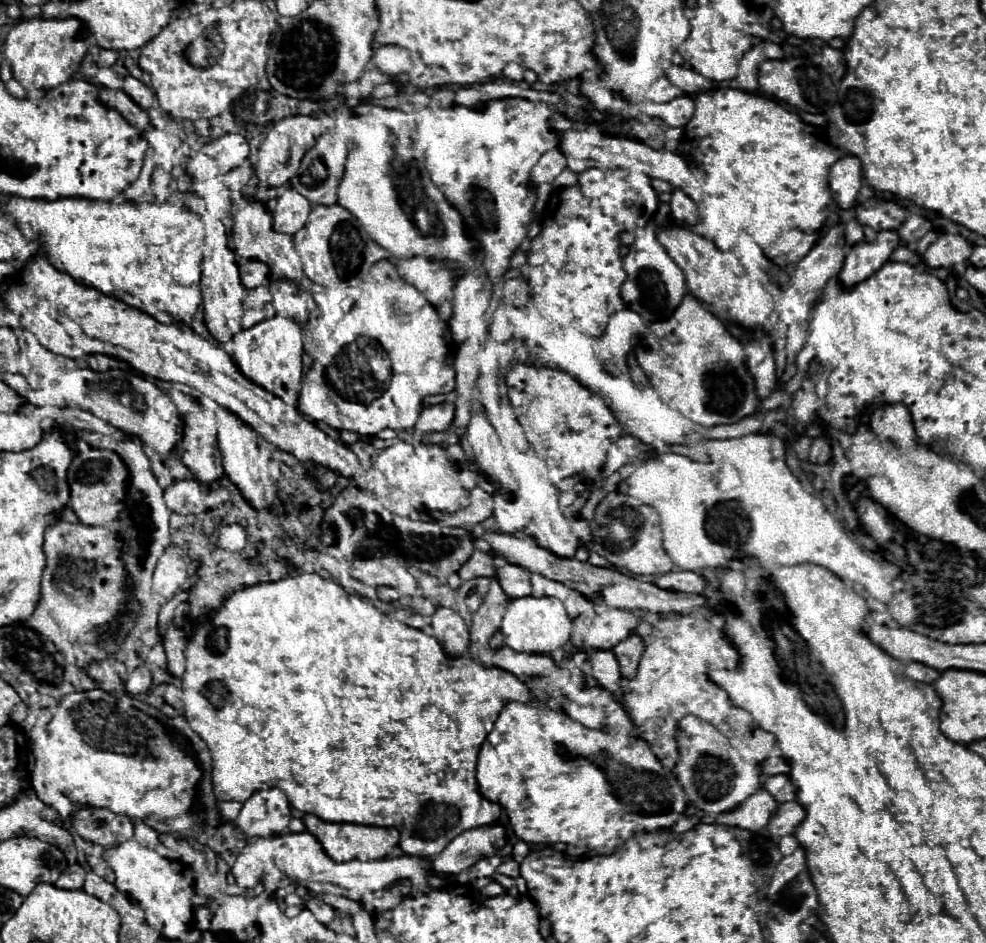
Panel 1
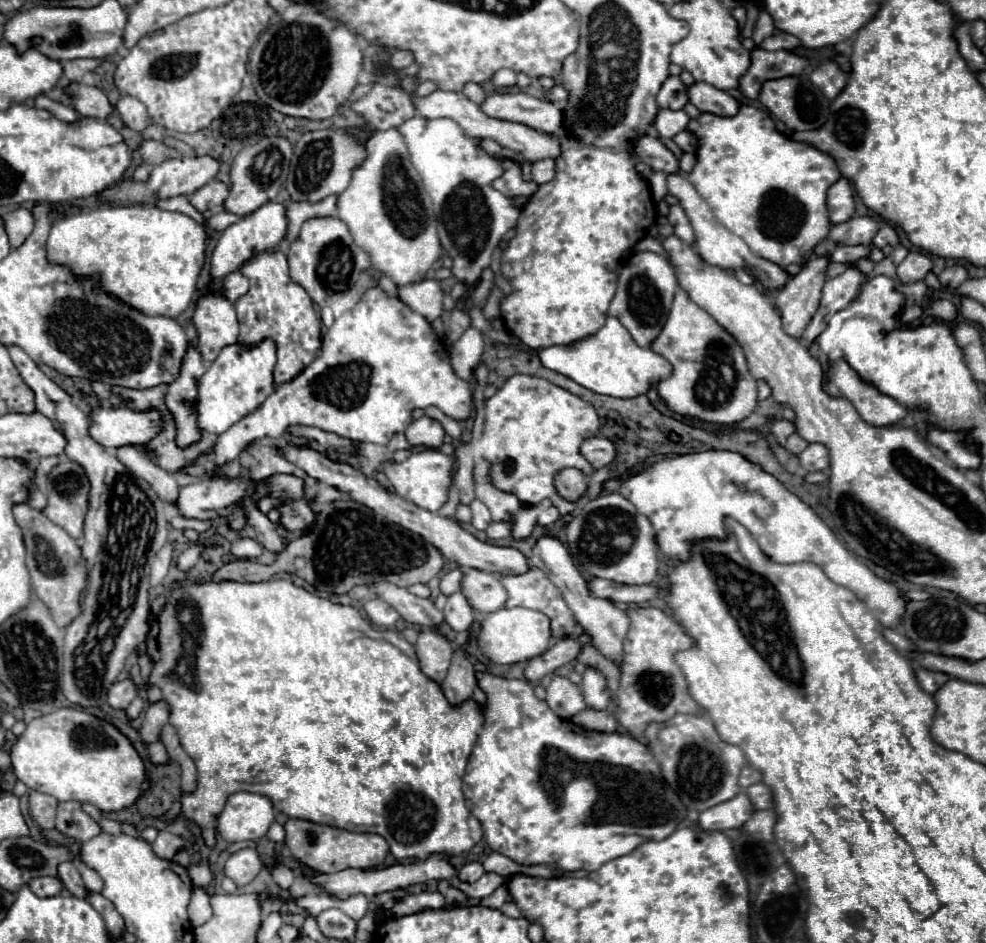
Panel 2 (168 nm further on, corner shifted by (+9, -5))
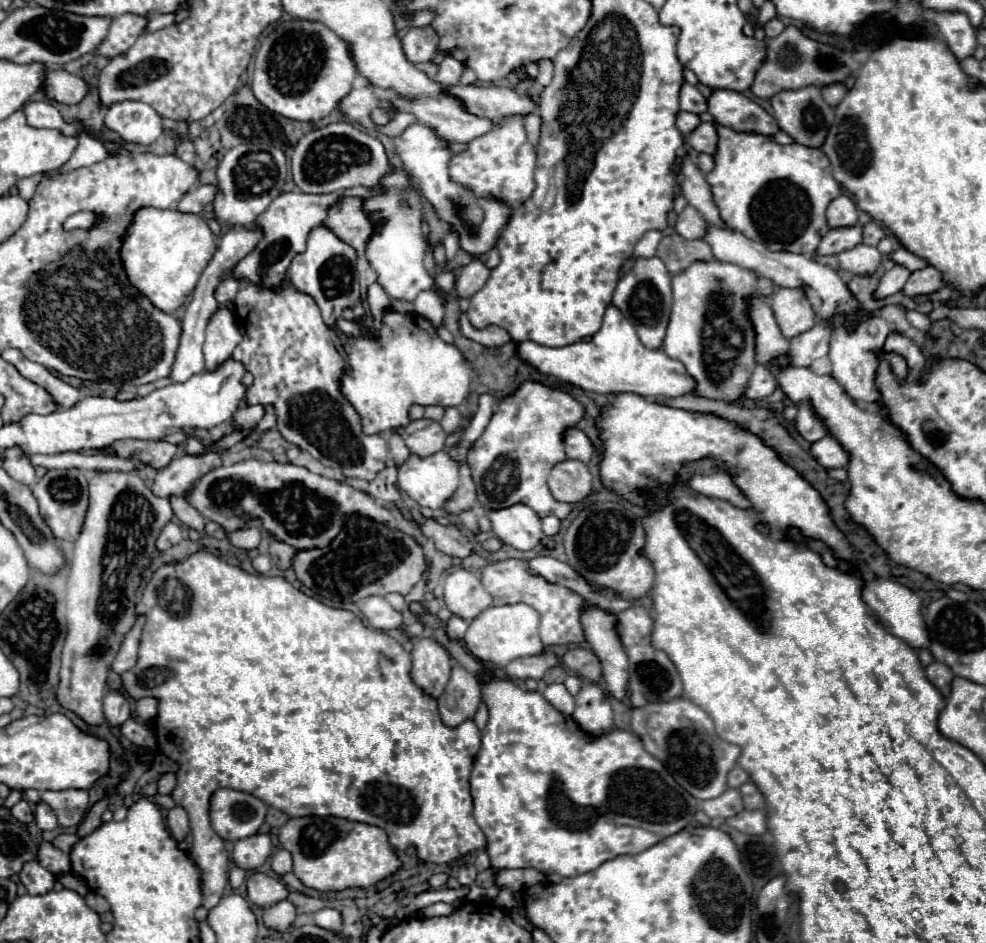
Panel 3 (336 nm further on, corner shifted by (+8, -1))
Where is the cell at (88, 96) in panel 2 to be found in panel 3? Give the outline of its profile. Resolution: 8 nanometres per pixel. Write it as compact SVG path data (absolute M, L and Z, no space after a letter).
M46 69L46 81L42 85L42 91L48 99L74 105L80 103L82 97L88 93L88 85L78 75L66 73L62 69Z

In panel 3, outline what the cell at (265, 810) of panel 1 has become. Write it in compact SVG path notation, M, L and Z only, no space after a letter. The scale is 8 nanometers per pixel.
M218 789L210 797L210 825L228 841L256 835L266 817L266 803L258 797L236 791Z

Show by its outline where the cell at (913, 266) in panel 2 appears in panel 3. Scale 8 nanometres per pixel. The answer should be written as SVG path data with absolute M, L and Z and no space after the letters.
M896 265L890 271L884 271L882 277L880 277L878 289L874 291L874 299L884 299L888 295L898 293L904 287L904 283L908 281L908 277L910 277L910 271L906 267L902 267L902 265Z

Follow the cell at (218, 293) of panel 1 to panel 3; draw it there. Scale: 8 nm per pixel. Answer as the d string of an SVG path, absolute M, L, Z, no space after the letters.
M220 307L220 311L210 319L206 327L206 341L204 341L204 361L206 371L214 371L222 361L228 361L232 357L234 347L242 341L242 333L238 331L234 313L226 307Z

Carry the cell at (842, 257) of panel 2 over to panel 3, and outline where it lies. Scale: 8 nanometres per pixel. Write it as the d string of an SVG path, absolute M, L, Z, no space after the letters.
M860 243L854 249L842 251L838 255L838 261L840 261L840 267L846 271L852 271L856 275L872 275L878 271L882 255L876 247Z

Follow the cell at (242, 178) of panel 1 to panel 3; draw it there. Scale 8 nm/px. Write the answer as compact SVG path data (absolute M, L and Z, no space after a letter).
M194 185L178 203L178 211L180 213L200 213L204 209L204 205L212 203L216 195L216 187L214 185Z

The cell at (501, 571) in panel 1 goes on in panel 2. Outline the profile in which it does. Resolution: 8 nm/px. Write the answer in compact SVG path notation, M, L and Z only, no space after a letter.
M479 569L465 571L461 591L465 593L469 605L479 613L497 611L507 601L507 593L501 585L501 579L493 573L485 573Z

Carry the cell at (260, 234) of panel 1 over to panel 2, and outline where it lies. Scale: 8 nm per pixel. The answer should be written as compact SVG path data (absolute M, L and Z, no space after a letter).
M261 251L253 259L245 261L239 269L251 283L245 297L235 301L237 319L241 325L239 343L249 347L263 337L271 337L277 343L277 365L275 365L275 385L291 381L305 365L315 359L317 349L321 347L321 323L319 315L313 309L313 301L293 283L289 277L287 257L281 251Z

